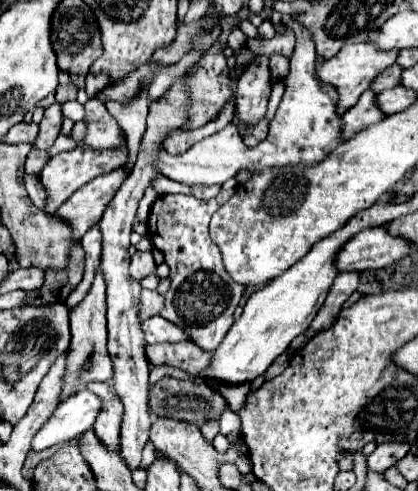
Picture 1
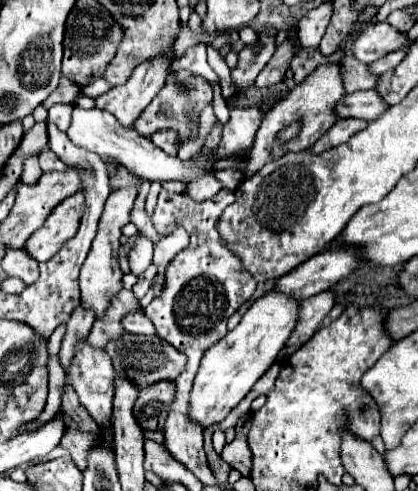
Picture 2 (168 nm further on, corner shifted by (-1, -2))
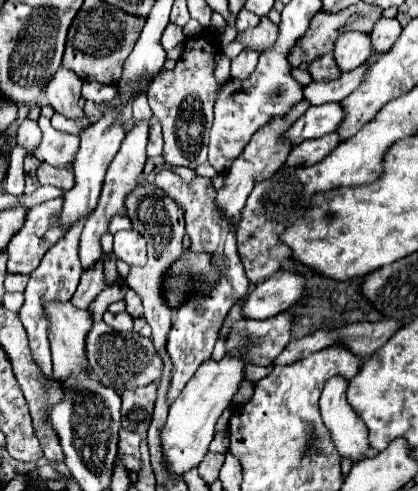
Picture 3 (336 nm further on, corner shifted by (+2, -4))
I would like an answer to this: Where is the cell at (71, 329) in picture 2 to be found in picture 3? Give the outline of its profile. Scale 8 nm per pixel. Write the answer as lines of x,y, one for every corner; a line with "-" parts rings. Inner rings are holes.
103,258
89,270
83,270
81,282
77,286
77,292
73,294
71,302
75,308
89,310
89,304
97,298
97,294
105,288
105,278
103,278

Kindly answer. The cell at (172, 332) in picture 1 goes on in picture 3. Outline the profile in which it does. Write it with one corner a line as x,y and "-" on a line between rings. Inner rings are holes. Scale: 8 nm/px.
105,312
103,314
103,320
115,328
115,330
133,330
133,318
127,314
127,312
121,312
121,314
111,314
111,312

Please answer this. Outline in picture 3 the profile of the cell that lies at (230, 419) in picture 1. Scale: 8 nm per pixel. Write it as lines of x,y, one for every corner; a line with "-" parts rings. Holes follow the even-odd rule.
217,432
213,442
211,442
211,446
209,446
209,450
225,454
229,450
229,436
227,436
227,432

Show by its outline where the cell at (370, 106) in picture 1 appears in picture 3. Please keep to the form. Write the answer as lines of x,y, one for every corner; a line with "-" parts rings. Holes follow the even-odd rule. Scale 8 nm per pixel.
329,132
321,138
313,138
313,140
305,140
305,144
297,144
289,158
287,158
287,166
311,166
321,162
337,144
341,142
341,138
337,136
337,132

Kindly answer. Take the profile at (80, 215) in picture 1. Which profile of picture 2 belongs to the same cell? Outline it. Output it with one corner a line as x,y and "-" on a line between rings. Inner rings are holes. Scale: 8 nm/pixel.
76,192
62,200
36,230
36,234
26,240
26,254
36,262
50,260
60,250
60,246
64,246
64,242
76,234
80,214
84,214
84,194

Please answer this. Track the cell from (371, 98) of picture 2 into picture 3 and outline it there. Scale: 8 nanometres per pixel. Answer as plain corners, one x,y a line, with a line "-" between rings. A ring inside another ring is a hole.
329,102
323,106
311,106
285,134
293,144
301,144
307,138
321,138
329,132
335,132
345,120
345,110
339,102

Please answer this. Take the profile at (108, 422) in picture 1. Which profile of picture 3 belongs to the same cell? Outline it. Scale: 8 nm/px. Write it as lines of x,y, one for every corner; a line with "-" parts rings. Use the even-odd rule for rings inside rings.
71,302
67,304
45,304
45,312
51,318
51,352
53,352
53,376
59,382
65,382
73,372
91,370
85,356
85,340
93,326
93,314
89,310
73,308

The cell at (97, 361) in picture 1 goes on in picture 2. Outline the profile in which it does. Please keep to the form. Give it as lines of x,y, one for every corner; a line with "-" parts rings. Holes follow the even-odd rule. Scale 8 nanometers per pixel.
128,186
128,188
116,188
110,192
108,200
106,200
106,206
104,206
104,212
100,216
100,224
98,224
98,234
96,238
92,240
92,248
88,252
88,258
86,262
82,264
82,270
80,270
80,290
82,290
82,304
92,308
96,312
96,318
100,318
108,304
110,304
110,298
122,290
120,286
120,278
122,278
122,272
118,268
118,260
116,260
116,252
118,252
118,238
120,238
120,228
124,224
130,222
130,210
134,206
134,200
136,200
136,186

